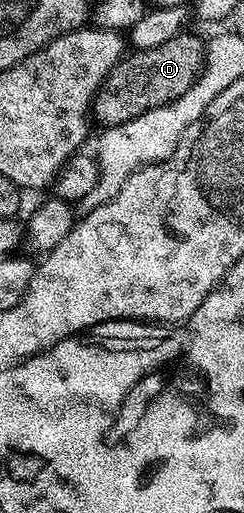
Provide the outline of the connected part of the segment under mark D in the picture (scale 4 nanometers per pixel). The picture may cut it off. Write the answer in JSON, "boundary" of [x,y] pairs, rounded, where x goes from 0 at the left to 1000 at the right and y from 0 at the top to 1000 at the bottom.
{"boundary":[[[738,64],[668,88],[631,90],[590,99],[541,97],[492,115],[475,131],[422,154],[381,203],[381,232],[410,240],[410,250],[512,244],[611,212],[643,212],[693,197],[725,197],[832,135],[840,84],[799,68]]]}

